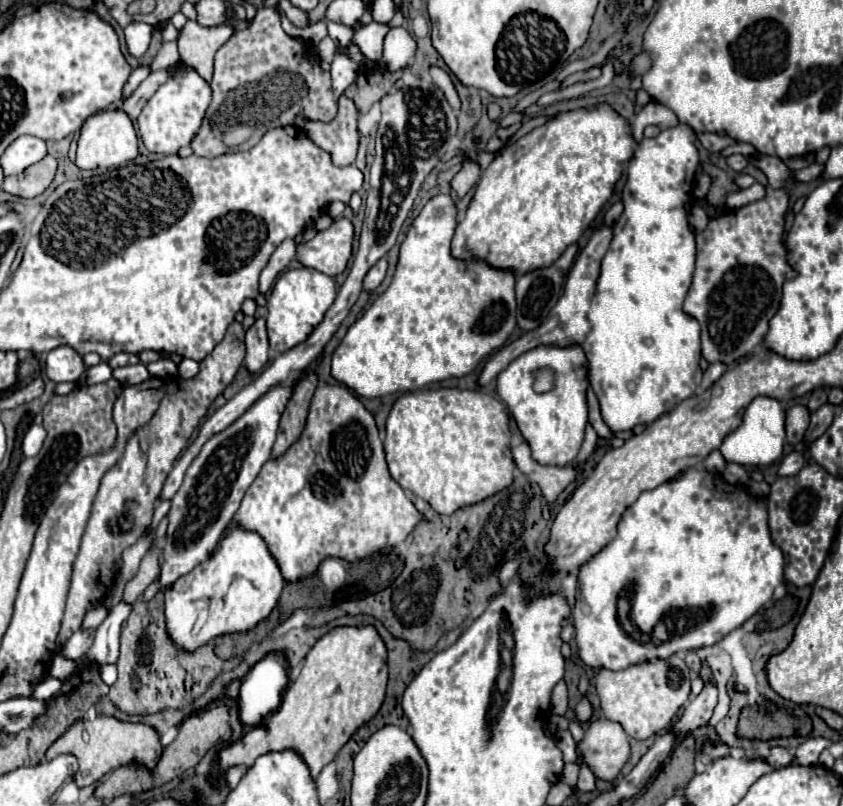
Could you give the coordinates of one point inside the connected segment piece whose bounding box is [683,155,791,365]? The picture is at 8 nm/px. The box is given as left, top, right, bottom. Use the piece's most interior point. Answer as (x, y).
(741, 264)

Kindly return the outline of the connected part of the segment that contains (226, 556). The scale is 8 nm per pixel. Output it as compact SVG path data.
M235 525L221 539L211 559L177 579L165 591L167 633L179 647L195 651L195 647L219 635L249 631L273 611L283 587L285 579L263 537L257 531Z

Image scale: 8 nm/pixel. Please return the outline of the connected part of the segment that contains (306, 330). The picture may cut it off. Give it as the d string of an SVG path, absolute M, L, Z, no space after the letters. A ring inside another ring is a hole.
M291 269L279 275L271 289L271 297L267 301L267 335L269 347L285 353L291 347L303 343L313 329L323 321L325 311L333 305L337 295L337 287L333 277L323 275L315 269Z

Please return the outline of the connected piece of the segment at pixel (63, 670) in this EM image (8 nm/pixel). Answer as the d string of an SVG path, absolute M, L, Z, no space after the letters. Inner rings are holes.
M55 657L53 659L53 663L51 663L51 669L49 669L49 673L51 673L51 677L57 677L57 679L67 679L73 671L75 671L75 661L69 661L69 659L63 659L63 657Z

